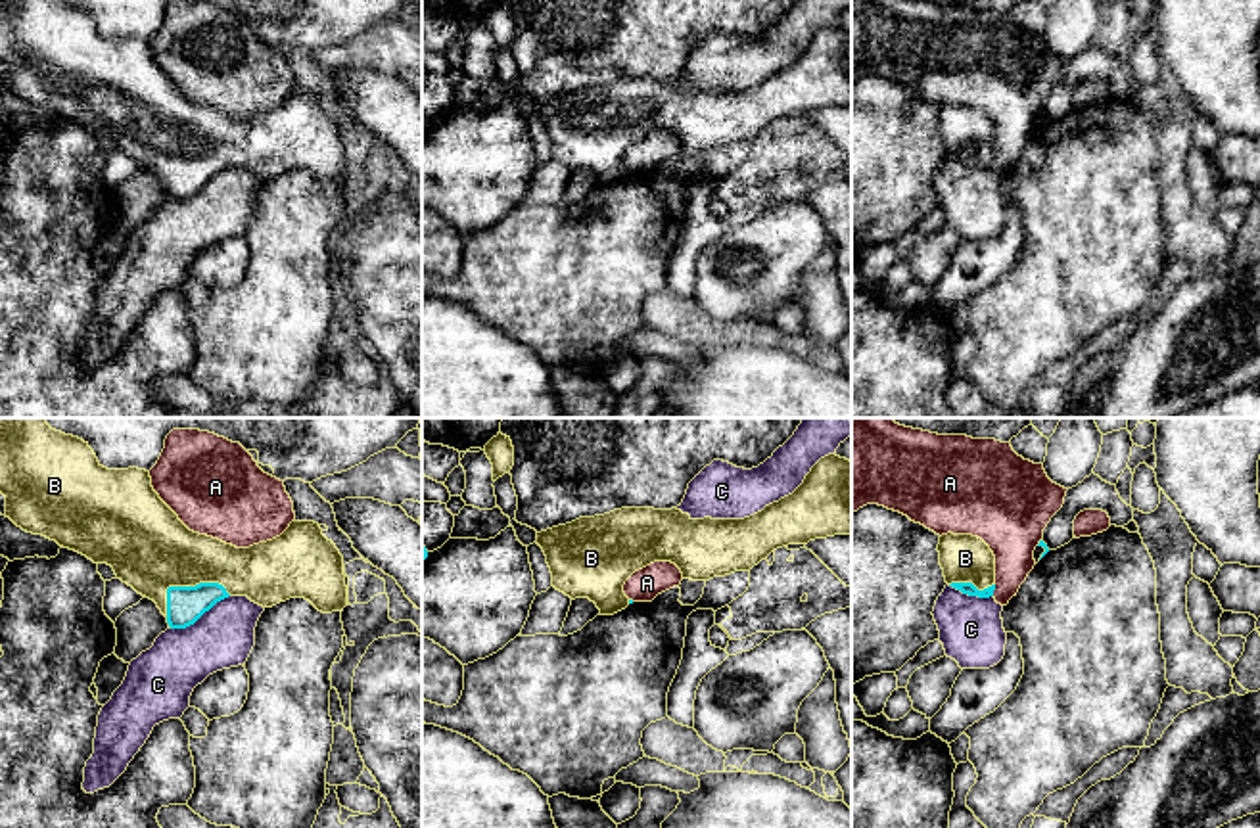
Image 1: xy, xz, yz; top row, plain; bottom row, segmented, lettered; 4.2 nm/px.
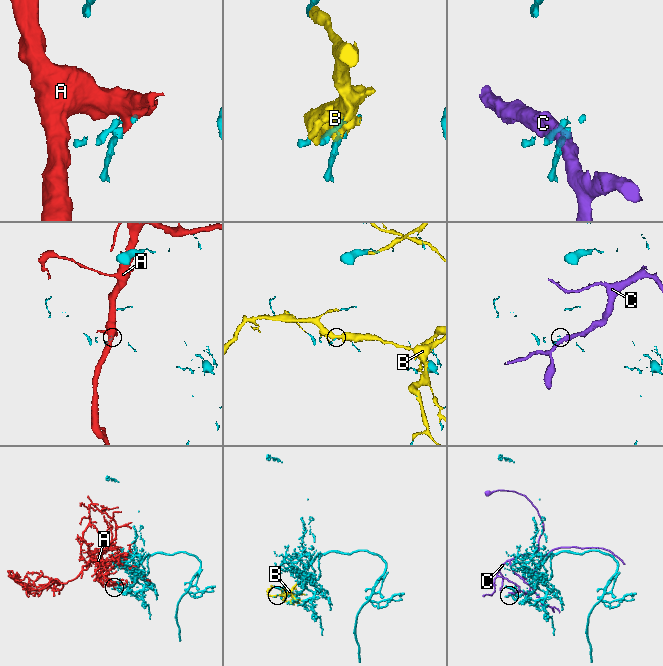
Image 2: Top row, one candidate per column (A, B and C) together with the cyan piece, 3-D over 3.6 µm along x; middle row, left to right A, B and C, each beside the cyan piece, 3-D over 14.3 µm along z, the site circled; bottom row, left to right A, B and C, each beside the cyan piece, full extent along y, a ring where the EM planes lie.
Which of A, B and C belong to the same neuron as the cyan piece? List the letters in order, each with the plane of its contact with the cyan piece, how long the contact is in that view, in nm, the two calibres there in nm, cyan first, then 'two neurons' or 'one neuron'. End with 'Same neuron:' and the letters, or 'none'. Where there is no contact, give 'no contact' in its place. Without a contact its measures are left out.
A: yz | 50 nm | 50/220 nm | two neurons
B: xy | 300 nm | 160/360 nm | one neuron
C: xy | 280 nm | 160/260 nm | two neurons
Same neuron: B

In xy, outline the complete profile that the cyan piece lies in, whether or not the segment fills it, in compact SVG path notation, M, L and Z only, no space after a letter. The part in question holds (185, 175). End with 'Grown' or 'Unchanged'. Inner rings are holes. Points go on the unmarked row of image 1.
M0 0L0 63L6 67L6 88L17 98L56 111L94 134L111 136L117 150L157 174L171 199L194 196L228 167L247 167L263 178L272 178L290 169L305 169L322 184L343 182L347 176L343 126L322 105L318 94L292 92L272 111L236 119L190 102L153 61L150 42L138 38L107 40L98 33L88 13L56 0Z. Grown

